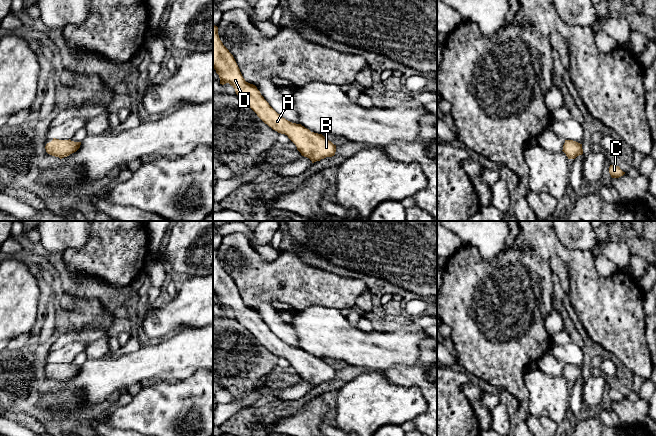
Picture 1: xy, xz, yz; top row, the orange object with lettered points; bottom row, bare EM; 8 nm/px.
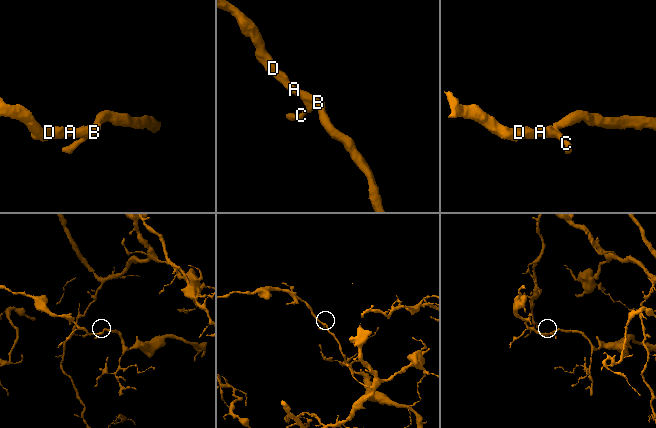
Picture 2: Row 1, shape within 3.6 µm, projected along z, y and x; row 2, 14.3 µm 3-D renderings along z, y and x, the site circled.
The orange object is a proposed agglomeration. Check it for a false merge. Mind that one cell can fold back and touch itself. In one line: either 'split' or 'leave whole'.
leave whole

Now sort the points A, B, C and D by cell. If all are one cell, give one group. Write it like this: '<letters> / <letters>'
A B C D

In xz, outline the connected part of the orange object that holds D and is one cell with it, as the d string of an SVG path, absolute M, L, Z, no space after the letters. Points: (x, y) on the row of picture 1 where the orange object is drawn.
M213 25L213 68L219 75L220 84L229 83L239 99L265 124L278 133L287 135L302 156L314 163L335 155L336 145L322 134L311 132L301 124L283 118L269 105L255 85L245 81L233 55L220 40L218 27L215 25Z

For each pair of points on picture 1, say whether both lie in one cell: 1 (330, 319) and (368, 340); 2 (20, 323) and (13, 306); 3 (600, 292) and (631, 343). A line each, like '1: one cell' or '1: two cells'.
1: one cell
2: one cell
3: one cell

